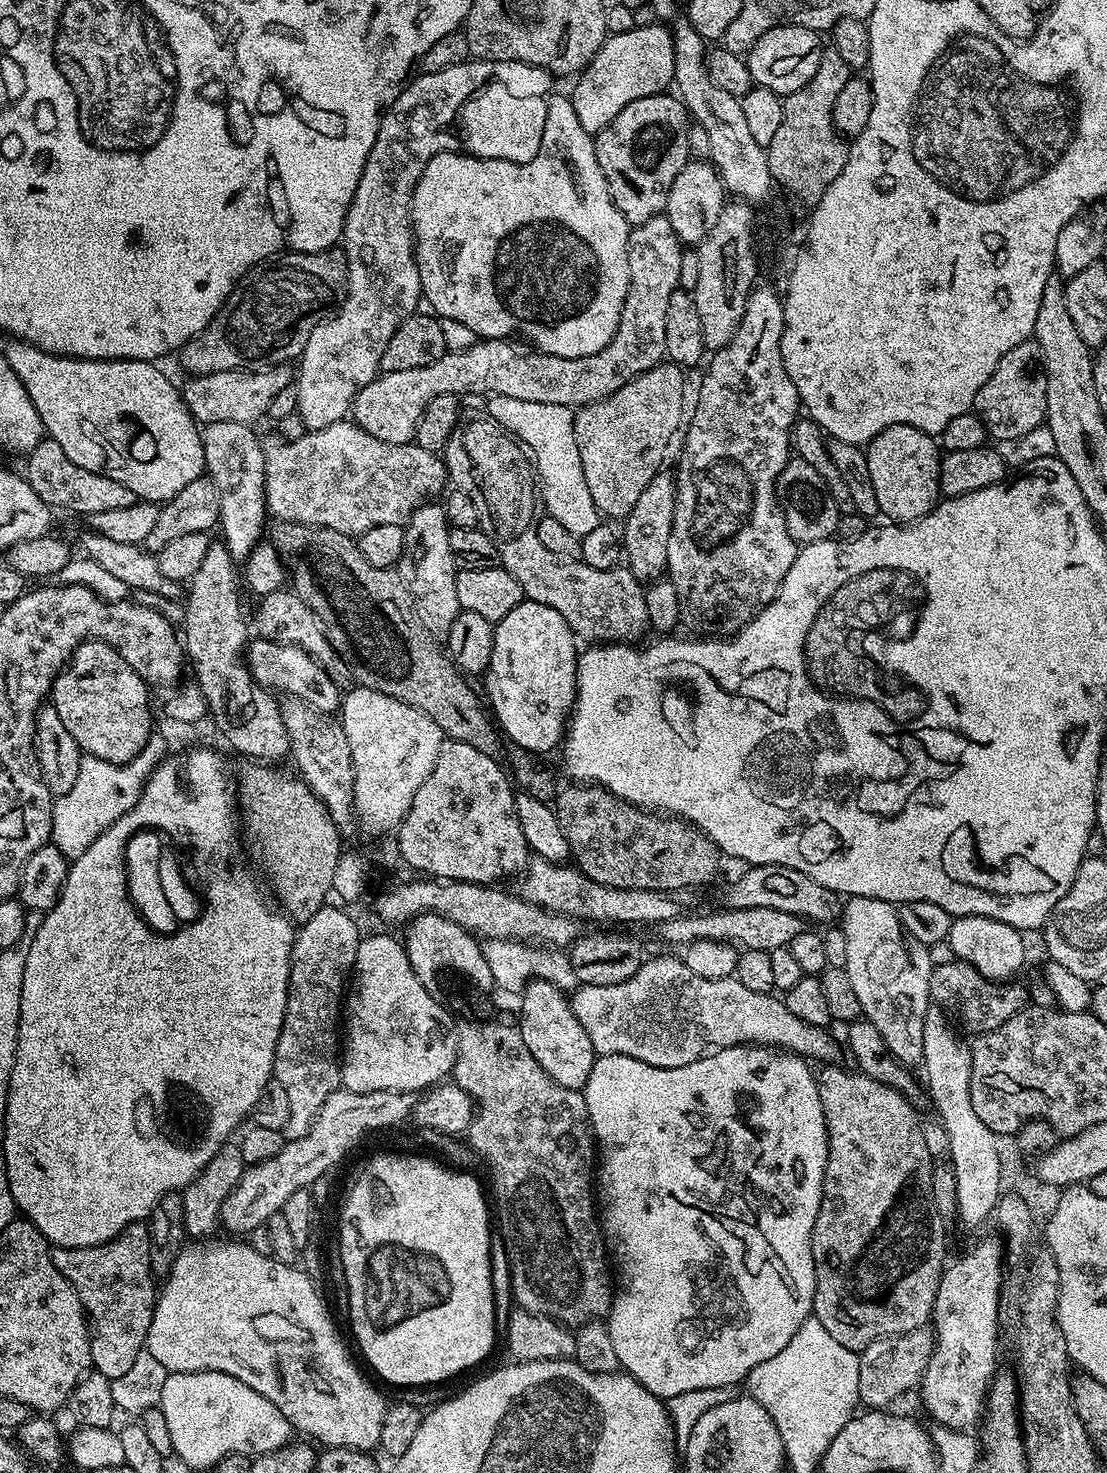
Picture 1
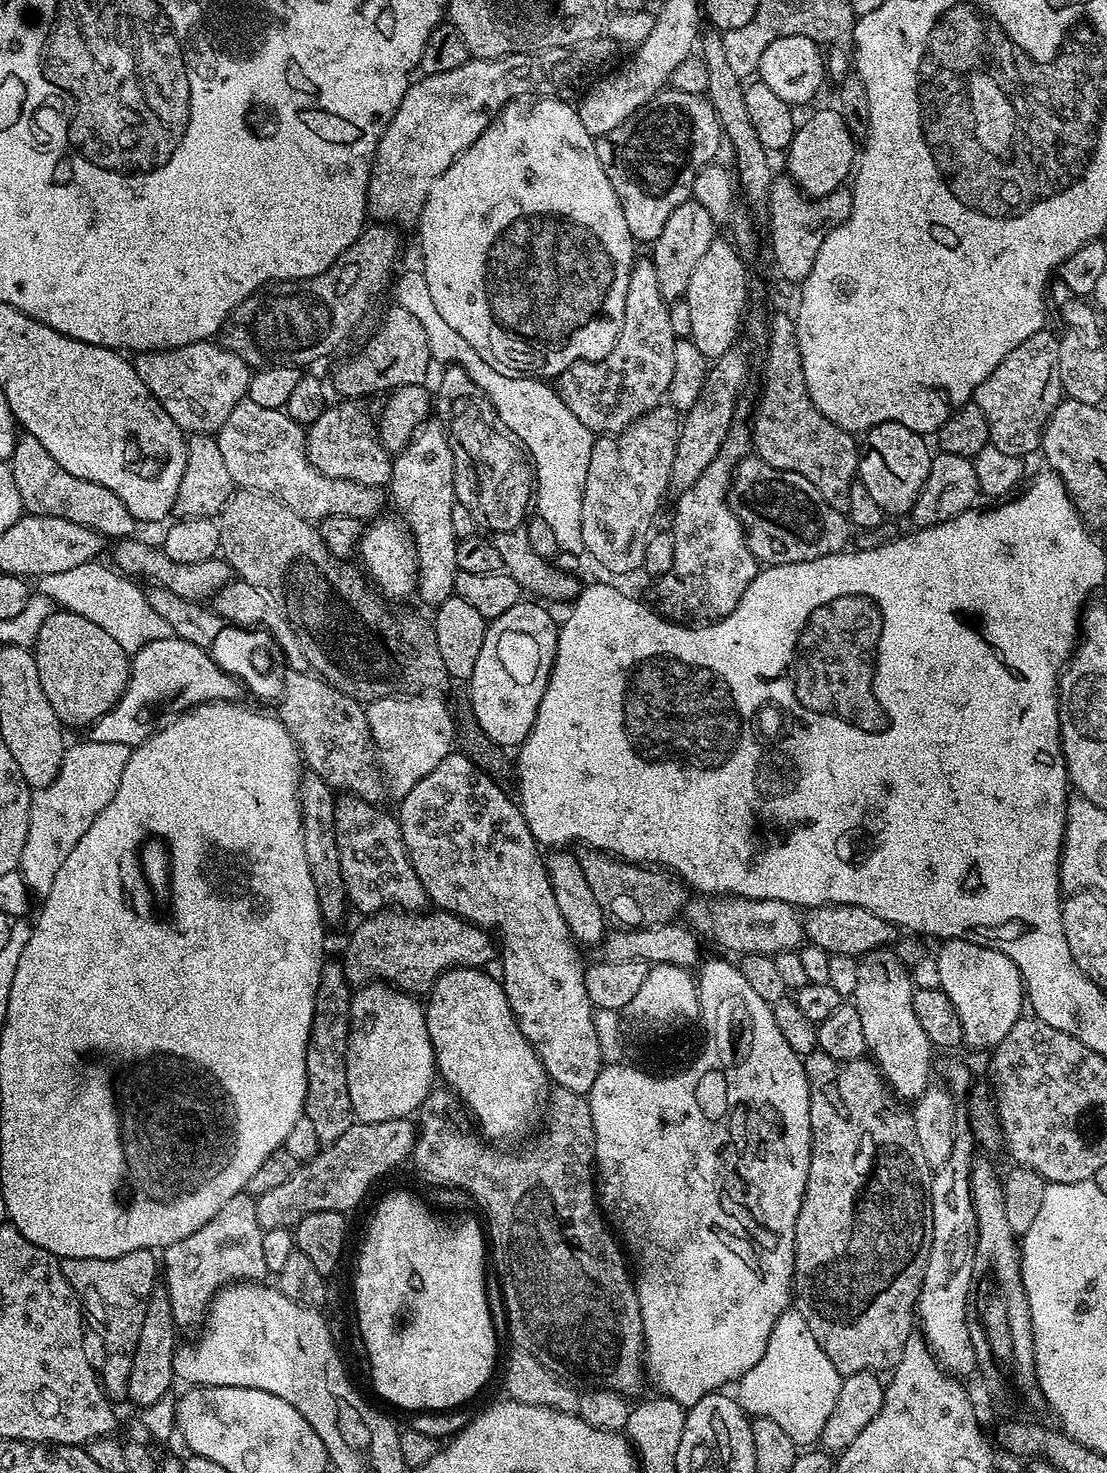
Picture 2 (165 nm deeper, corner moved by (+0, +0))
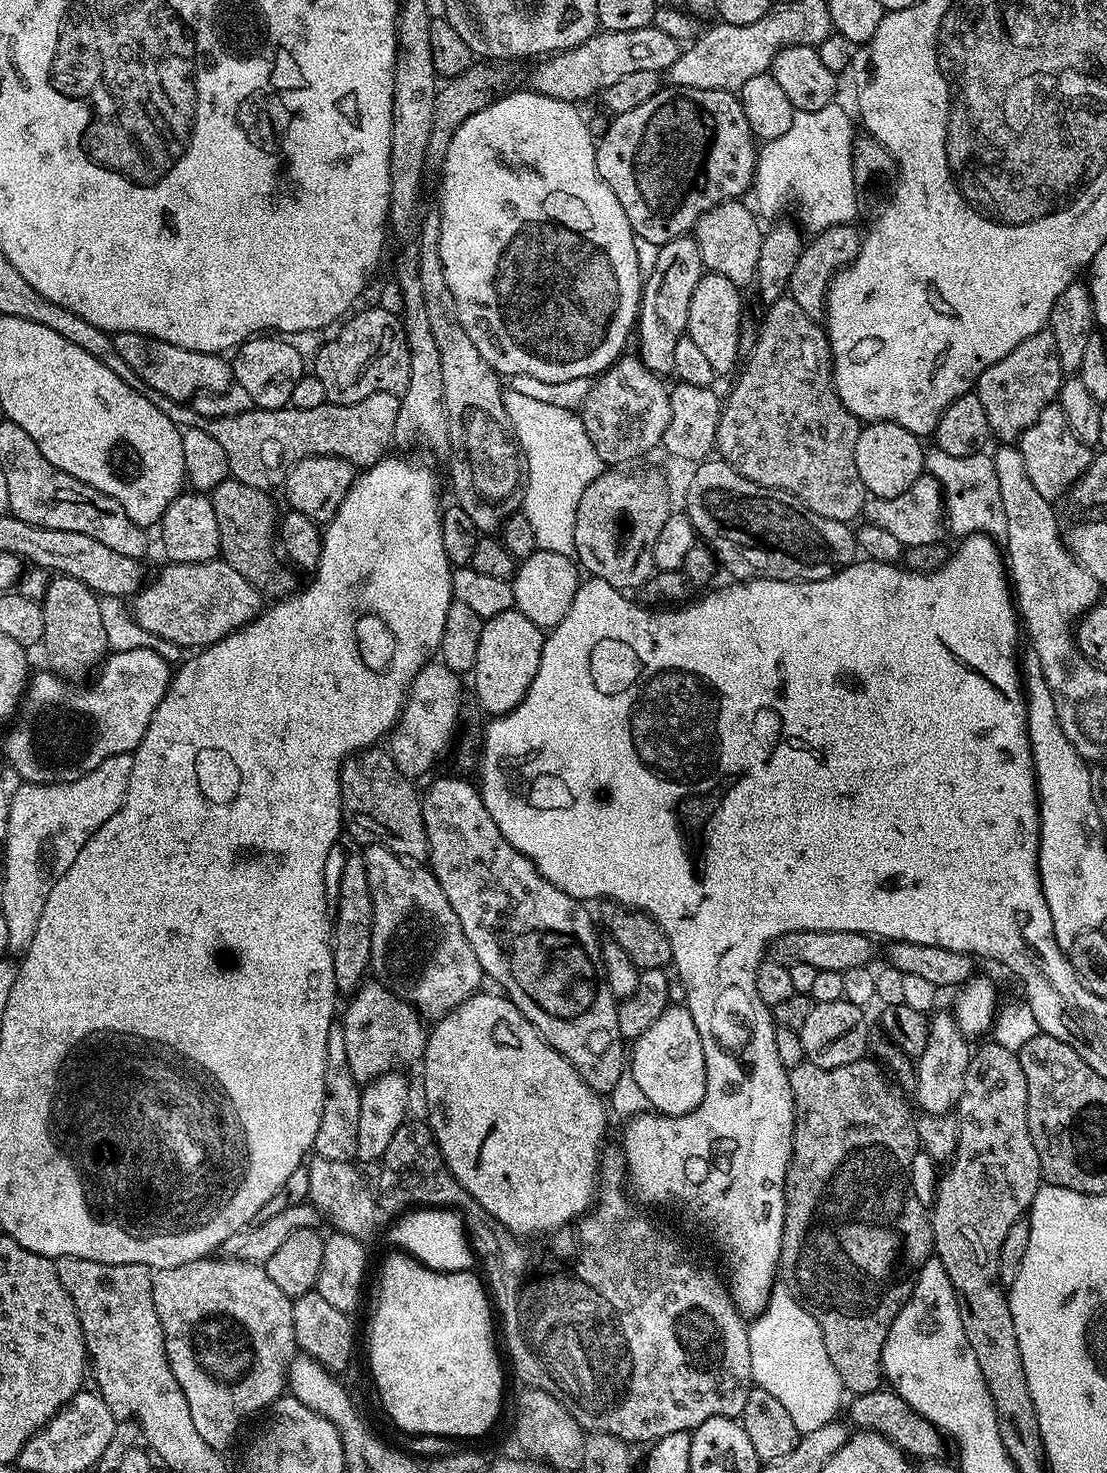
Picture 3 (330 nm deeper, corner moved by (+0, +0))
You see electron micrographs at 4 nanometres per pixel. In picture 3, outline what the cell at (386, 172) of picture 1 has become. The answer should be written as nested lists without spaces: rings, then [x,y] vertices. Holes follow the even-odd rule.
[[[655,27],[642,30],[618,30],[617,32],[597,31],[595,36],[582,42],[576,48],[568,48],[565,52],[557,52],[541,59],[540,64],[532,72],[531,91],[541,92],[555,100],[567,100],[569,102],[581,102],[587,96],[595,97],[604,89],[614,86],[618,78],[626,78],[626,74],[634,74],[638,70],[654,70],[658,74],[667,73],[670,66],[679,58],[682,51],[681,41],[675,40],[666,33],[662,33]]]

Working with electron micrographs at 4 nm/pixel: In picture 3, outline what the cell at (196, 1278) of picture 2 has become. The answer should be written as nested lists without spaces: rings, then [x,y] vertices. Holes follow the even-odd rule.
[[[205,1258],[186,1262],[182,1266],[173,1268],[157,1268],[152,1277],[154,1290],[154,1310],[162,1322],[162,1334],[166,1346],[166,1358],[170,1362],[170,1370],[174,1370],[174,1378],[178,1378],[178,1386],[182,1386],[182,1394],[186,1396],[186,1406],[190,1406],[190,1418],[194,1421],[194,1430],[204,1439],[211,1448],[225,1450],[232,1444],[240,1423],[247,1416],[255,1412],[271,1409],[281,1396],[285,1395],[288,1382],[288,1367],[298,1355],[296,1339],[294,1338],[294,1314],[292,1313],[293,1297],[287,1296],[278,1285],[274,1283],[270,1274],[259,1264],[252,1264],[249,1260],[229,1260],[227,1258]]]

